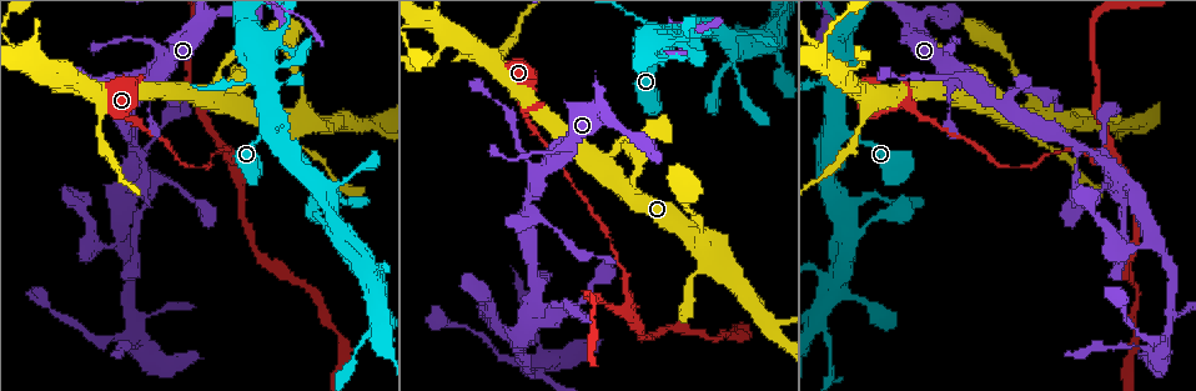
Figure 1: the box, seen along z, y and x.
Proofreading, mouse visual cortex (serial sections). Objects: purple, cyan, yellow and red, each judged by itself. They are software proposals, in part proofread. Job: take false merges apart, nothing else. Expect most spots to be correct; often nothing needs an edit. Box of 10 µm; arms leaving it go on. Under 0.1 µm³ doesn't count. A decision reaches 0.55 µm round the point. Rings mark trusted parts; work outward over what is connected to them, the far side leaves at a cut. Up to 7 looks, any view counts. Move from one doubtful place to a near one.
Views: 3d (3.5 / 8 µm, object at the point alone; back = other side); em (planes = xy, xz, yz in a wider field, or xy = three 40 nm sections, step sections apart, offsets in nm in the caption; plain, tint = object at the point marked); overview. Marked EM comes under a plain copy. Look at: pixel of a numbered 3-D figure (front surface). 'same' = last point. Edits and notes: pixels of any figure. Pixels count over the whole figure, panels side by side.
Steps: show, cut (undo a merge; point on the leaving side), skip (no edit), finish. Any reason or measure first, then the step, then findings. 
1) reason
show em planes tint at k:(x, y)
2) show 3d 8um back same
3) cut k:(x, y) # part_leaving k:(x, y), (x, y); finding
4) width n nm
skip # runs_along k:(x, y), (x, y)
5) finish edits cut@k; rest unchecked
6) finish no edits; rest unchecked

a narrow waist
show 3d 3.5um at 1:(860, 128)

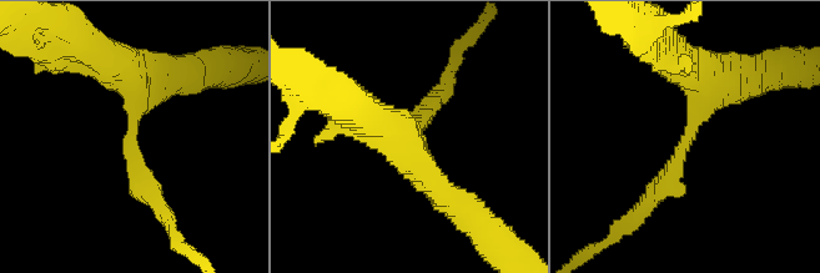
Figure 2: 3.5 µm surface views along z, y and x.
arm_widths 250, 400 nm
show em xy step 5 tint at 2:(133, 141)

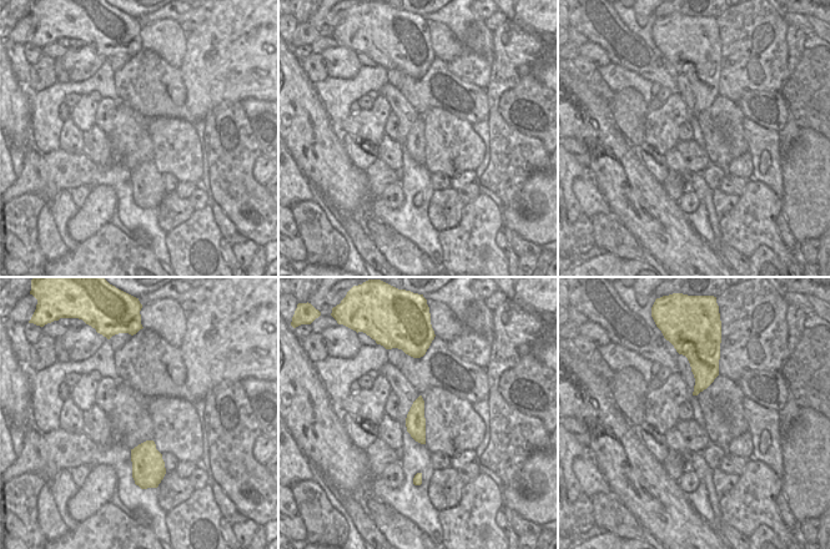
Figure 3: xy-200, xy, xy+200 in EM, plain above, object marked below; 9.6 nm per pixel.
skip # runs_along 2:(723, 77), (675, 172), (643, 207); all the same cell

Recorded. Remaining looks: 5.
four-way junction
show 3d 3.5um at 1:(253, 77)

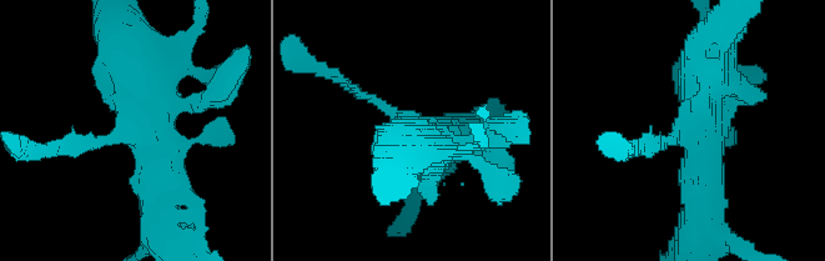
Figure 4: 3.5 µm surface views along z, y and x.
now the EM
show em xy step 2 tint at 4:(684, 127)

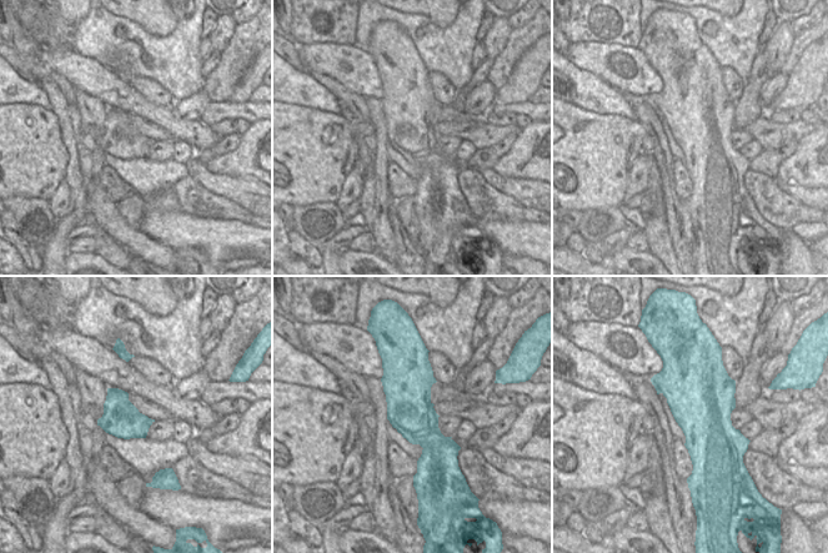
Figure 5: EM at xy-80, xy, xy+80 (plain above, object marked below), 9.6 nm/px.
skip # runs_along 4:(155, 171), (155, 101), (116, 25); continuous, no second cell

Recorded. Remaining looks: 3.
branch point
show 3d 3.5um at 1:(627, 310)

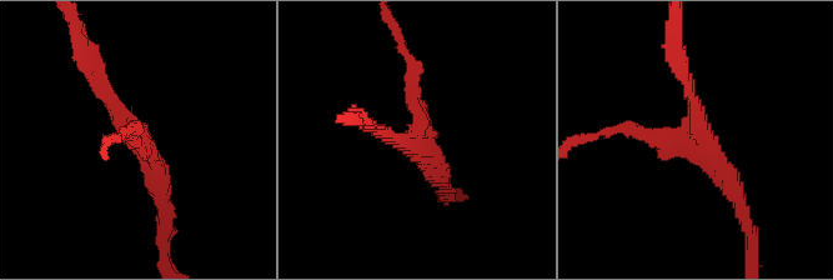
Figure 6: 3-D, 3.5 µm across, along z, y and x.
arms 3; arm_widths 150, 150, 300 nm; shape alone is not enough
show em xy step 1 tint at 6:(420, 136)

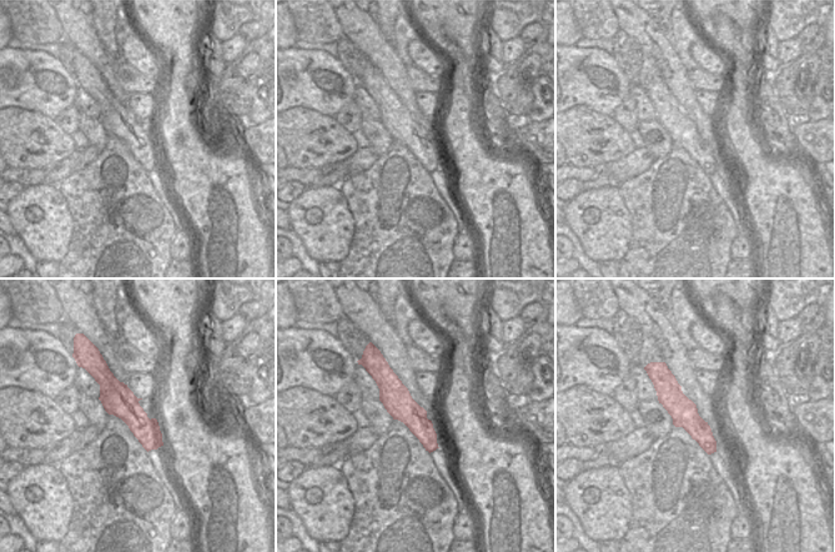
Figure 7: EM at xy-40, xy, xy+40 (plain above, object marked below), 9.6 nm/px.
skip # runs_along 7:(663, 376), (670, 397), (713, 448); continuous, no second cell

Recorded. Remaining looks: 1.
finish no edits; rest unchecked

